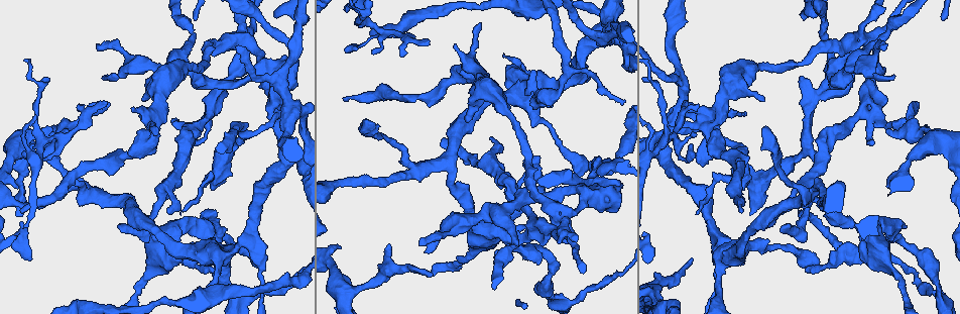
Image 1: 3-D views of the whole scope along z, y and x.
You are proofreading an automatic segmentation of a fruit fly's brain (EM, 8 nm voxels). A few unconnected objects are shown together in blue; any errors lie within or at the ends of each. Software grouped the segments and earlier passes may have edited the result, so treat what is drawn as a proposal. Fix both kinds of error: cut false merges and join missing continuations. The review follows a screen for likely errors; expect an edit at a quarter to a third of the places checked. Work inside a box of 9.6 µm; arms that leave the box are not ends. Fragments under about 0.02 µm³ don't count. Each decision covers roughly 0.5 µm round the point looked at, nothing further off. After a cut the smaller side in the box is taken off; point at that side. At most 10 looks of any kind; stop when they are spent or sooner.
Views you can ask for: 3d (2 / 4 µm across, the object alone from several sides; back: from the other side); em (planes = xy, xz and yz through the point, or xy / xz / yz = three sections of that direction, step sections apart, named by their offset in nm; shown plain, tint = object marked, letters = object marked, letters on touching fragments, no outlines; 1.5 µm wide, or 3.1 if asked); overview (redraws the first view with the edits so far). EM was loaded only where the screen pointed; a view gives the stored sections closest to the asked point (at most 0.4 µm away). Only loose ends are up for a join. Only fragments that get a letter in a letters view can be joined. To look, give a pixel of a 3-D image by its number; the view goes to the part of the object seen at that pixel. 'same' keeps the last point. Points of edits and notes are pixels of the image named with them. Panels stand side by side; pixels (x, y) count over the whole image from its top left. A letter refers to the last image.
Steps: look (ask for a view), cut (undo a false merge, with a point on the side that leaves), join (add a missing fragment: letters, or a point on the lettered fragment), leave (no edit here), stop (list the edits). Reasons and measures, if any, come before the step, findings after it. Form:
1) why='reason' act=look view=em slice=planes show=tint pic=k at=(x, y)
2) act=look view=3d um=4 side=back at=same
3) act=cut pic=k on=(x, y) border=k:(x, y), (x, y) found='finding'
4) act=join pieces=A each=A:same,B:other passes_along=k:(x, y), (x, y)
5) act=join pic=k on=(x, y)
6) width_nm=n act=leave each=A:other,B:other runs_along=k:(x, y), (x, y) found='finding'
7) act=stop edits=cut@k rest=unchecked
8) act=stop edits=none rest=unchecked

why='thick turns thin' act=look view=3d um=4 pic=1 at=(722, 107)

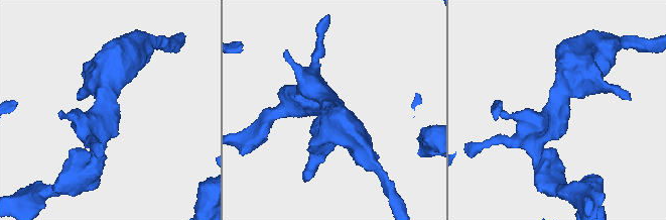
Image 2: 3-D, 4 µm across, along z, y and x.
why='shape alone is not enough' act=look view=em slice=xz step=8 show=tint pic=2 at=(558, 109)

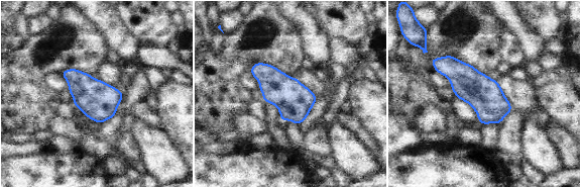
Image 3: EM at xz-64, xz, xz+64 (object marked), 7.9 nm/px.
act=look view=em slice=planes show=letters at=same

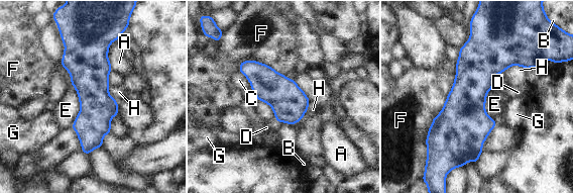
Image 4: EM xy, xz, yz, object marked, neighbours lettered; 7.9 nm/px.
act=leave each=A:other,B:other,C:other,D:other,E:other,F:other,G:other,H:other border=4:(71, 83), (80, 107), (72, 126) found='continuous, no second neuron'

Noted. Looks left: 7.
why='an open end' act=look view=em slice=planes show=tint pic=1 at=(618, 160)

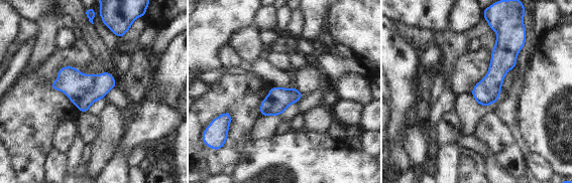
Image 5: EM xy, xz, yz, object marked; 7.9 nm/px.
act=look view=em slice=planes show=letters at=same

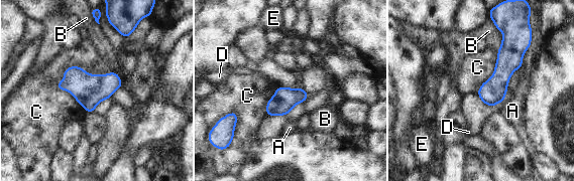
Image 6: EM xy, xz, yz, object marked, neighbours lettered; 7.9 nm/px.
longest_contact=C:480nm act=leave each=A:other,B:other,C:other,D:other,E:other border=6:(114, 70), (69, 66), (56, 87) found='none of them fits'

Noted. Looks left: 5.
why='an open end' act=look view=em slice=planes show=letters pic=1 at=(801, 76)

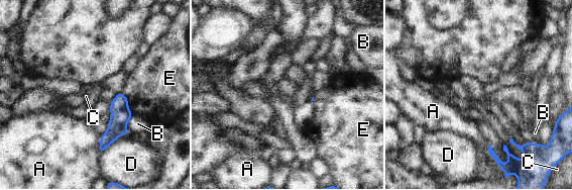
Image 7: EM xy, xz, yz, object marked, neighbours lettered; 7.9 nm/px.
longest_contact=E:200nm act=leave each=A:other,B:other,C:other,D:other,E:other found='no lettered fragment goes on from it'

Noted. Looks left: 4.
why='abrupt turn' act=look view=3d um=2 pic=1 at=(43, 159)

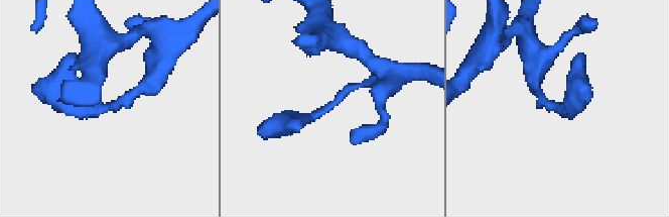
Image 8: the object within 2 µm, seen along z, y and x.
act=look view=em slice=xz step=4 show=tint pic=8 at=(325, 108)

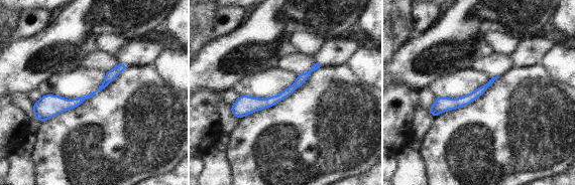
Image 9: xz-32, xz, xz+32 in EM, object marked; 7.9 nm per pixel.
why='cut it another way' act=look view=em slice=planes show=letters at=same

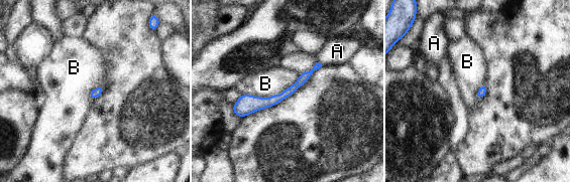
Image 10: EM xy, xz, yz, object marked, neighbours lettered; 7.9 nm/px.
longest_contact=B:480nm act=leave each=A:other,B:other runs_along=10:(308, 73), (281, 97), (236, 112) found='continuous, no second neuron'

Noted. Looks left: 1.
act=stop edits=none rest=unchecked

